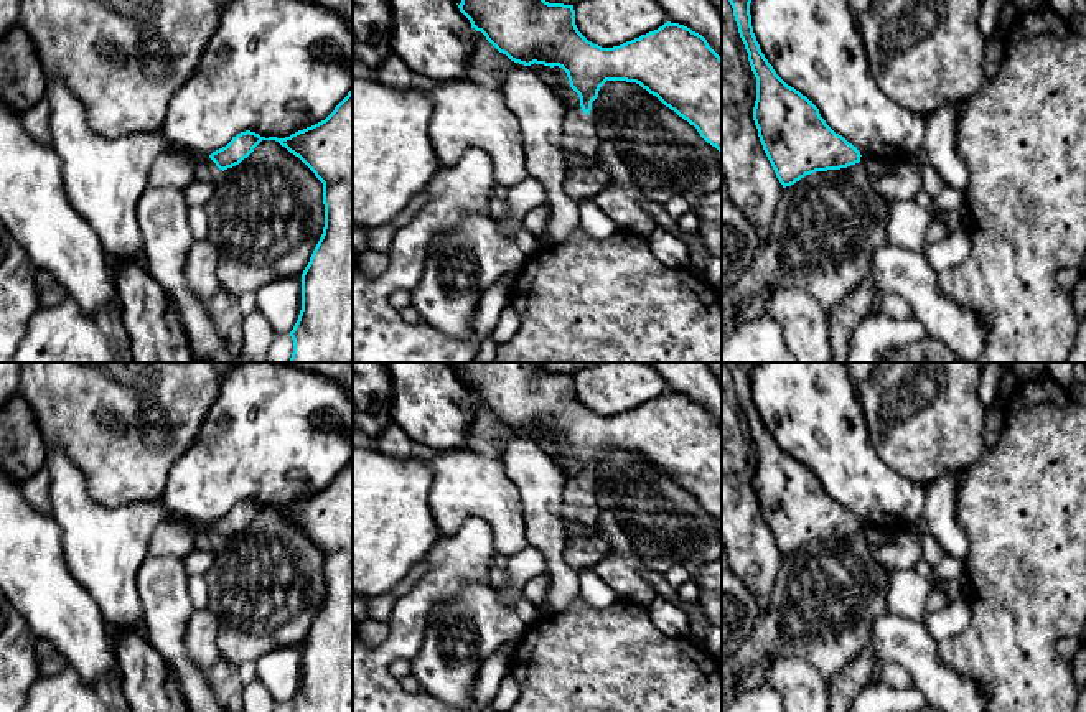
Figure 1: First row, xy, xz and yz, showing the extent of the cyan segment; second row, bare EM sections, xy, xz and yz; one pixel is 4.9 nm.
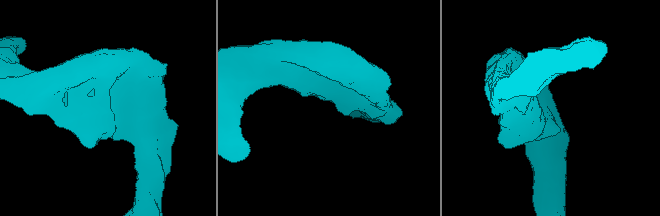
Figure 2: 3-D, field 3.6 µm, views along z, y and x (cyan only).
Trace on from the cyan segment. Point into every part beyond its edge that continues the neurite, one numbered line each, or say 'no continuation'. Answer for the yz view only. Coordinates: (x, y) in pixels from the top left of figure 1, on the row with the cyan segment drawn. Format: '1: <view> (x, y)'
no continuation

